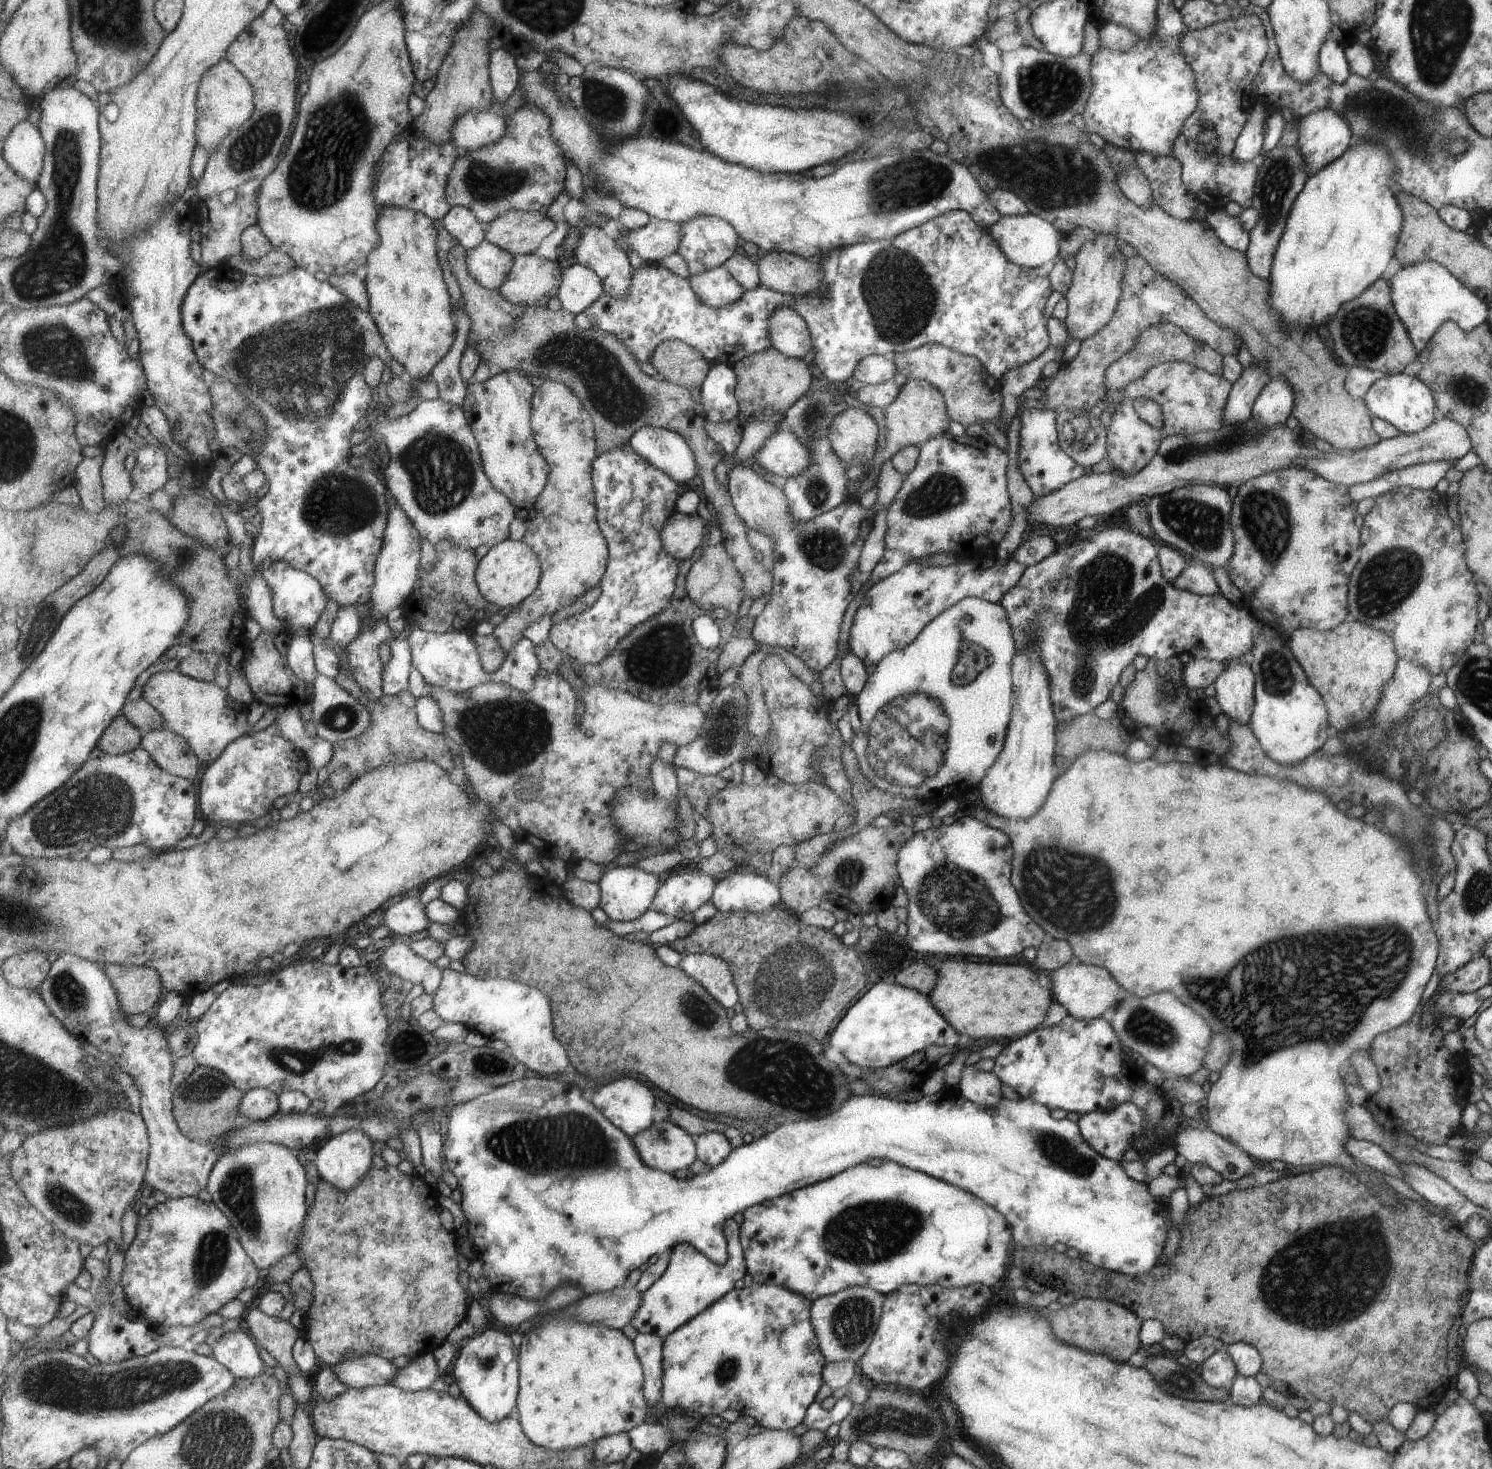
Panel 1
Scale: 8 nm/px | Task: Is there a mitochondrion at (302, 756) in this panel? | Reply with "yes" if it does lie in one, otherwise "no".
no

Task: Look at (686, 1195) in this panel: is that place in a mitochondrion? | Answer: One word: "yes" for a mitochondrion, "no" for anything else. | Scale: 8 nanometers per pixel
no

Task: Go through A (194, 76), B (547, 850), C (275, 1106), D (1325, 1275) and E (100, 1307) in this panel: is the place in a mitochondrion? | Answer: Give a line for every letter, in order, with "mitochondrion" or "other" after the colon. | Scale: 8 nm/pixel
A: other
B: other
C: other
D: mitochondrion
E: other

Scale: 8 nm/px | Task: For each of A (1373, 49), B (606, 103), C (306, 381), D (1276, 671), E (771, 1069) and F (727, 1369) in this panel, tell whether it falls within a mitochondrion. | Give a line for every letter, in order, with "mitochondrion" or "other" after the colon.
A: other
B: mitochondrion
C: mitochondrion
D: mitochondrion
E: mitochondrion
F: mitochondrion

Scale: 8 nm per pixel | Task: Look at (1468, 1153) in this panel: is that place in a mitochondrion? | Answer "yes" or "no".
no

